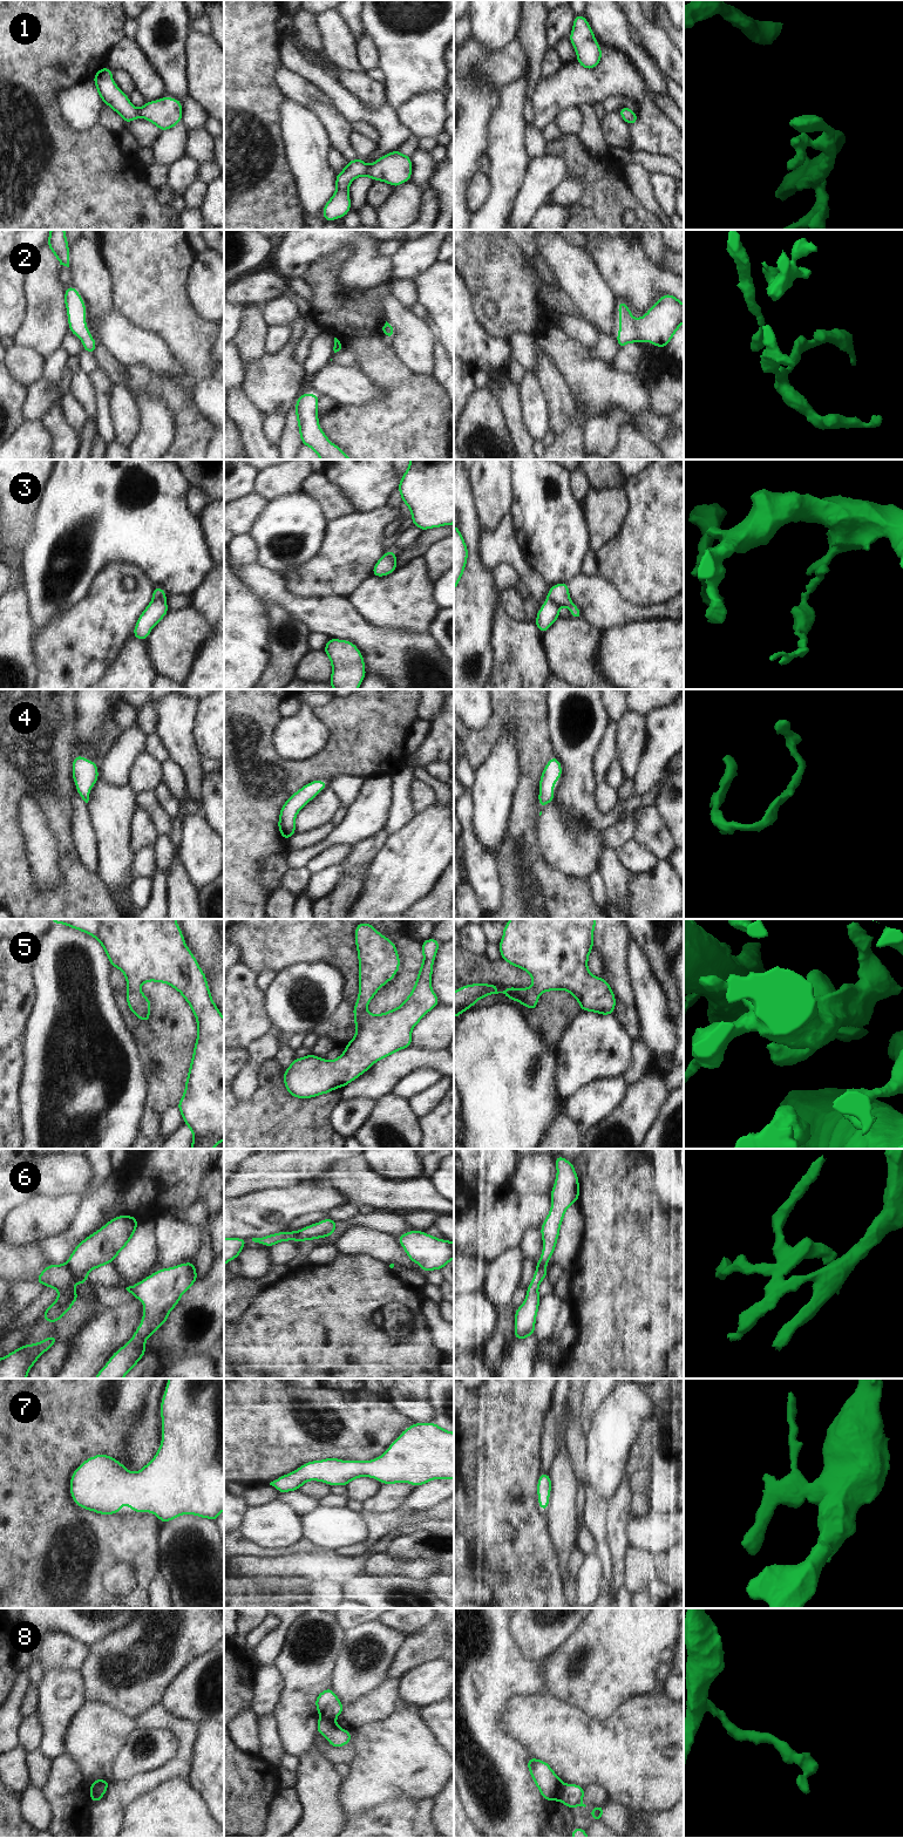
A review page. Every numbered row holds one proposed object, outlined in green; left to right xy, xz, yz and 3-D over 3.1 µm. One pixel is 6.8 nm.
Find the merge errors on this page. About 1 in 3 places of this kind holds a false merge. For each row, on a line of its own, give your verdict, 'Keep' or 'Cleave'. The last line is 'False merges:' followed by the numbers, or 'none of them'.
1: Keep
2: Keep
3: Cleave
4: Keep
5: Keep
6: Cleave
7: Keep
8: Cleave
False merges: 3, 6, 8.

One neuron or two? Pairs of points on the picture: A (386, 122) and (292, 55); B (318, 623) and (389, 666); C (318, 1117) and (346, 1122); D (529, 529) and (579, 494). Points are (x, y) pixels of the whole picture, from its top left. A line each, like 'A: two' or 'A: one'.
A: one
B: one
C: two
D: two

